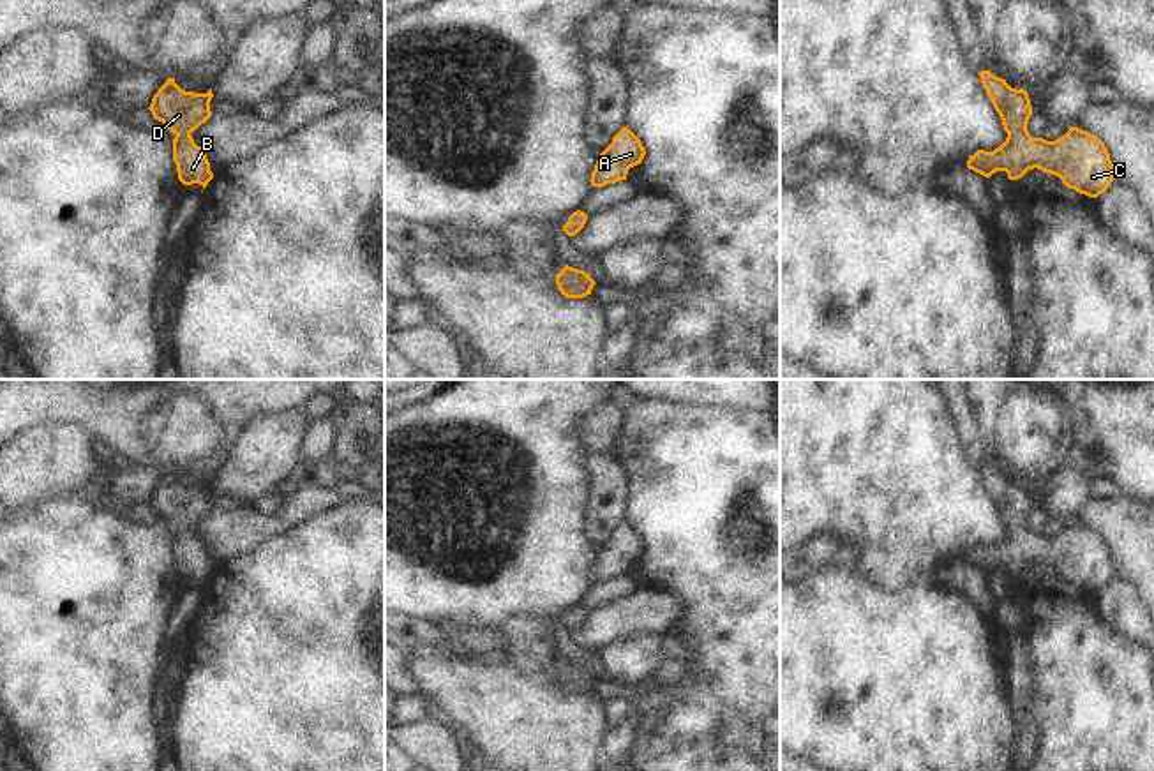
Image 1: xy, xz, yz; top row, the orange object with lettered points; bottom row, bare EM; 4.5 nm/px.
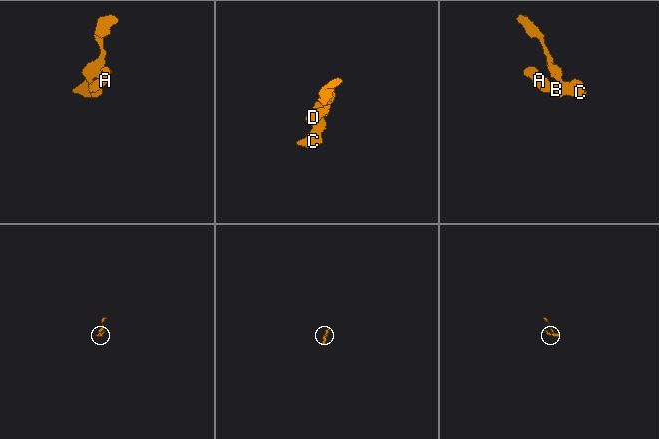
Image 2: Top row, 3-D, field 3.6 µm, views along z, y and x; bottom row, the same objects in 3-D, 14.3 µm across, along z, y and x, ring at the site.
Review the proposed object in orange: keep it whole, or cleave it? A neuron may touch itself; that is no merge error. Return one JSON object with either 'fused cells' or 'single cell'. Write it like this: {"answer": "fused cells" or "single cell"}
{"answer": "single cell"}

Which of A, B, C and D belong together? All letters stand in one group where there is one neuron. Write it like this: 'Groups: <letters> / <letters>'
Groups: A B C D.

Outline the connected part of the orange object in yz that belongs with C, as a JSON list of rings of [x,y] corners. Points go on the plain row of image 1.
[[[990,466],[978,468],[999,508],[1006,536],[993,547],[978,545],[969,552],[967,563],[990,573],[1006,566],[1009,575],[1022,573],[1029,565],[1041,565],[1062,575],[1089,593],[1098,593],[1113,577],[1113,559],[1105,538],[1078,522],[1071,522],[1062,533],[1046,536],[1032,533],[1027,526],[1032,501],[1027,485],[1011,483],[1006,475]]]

